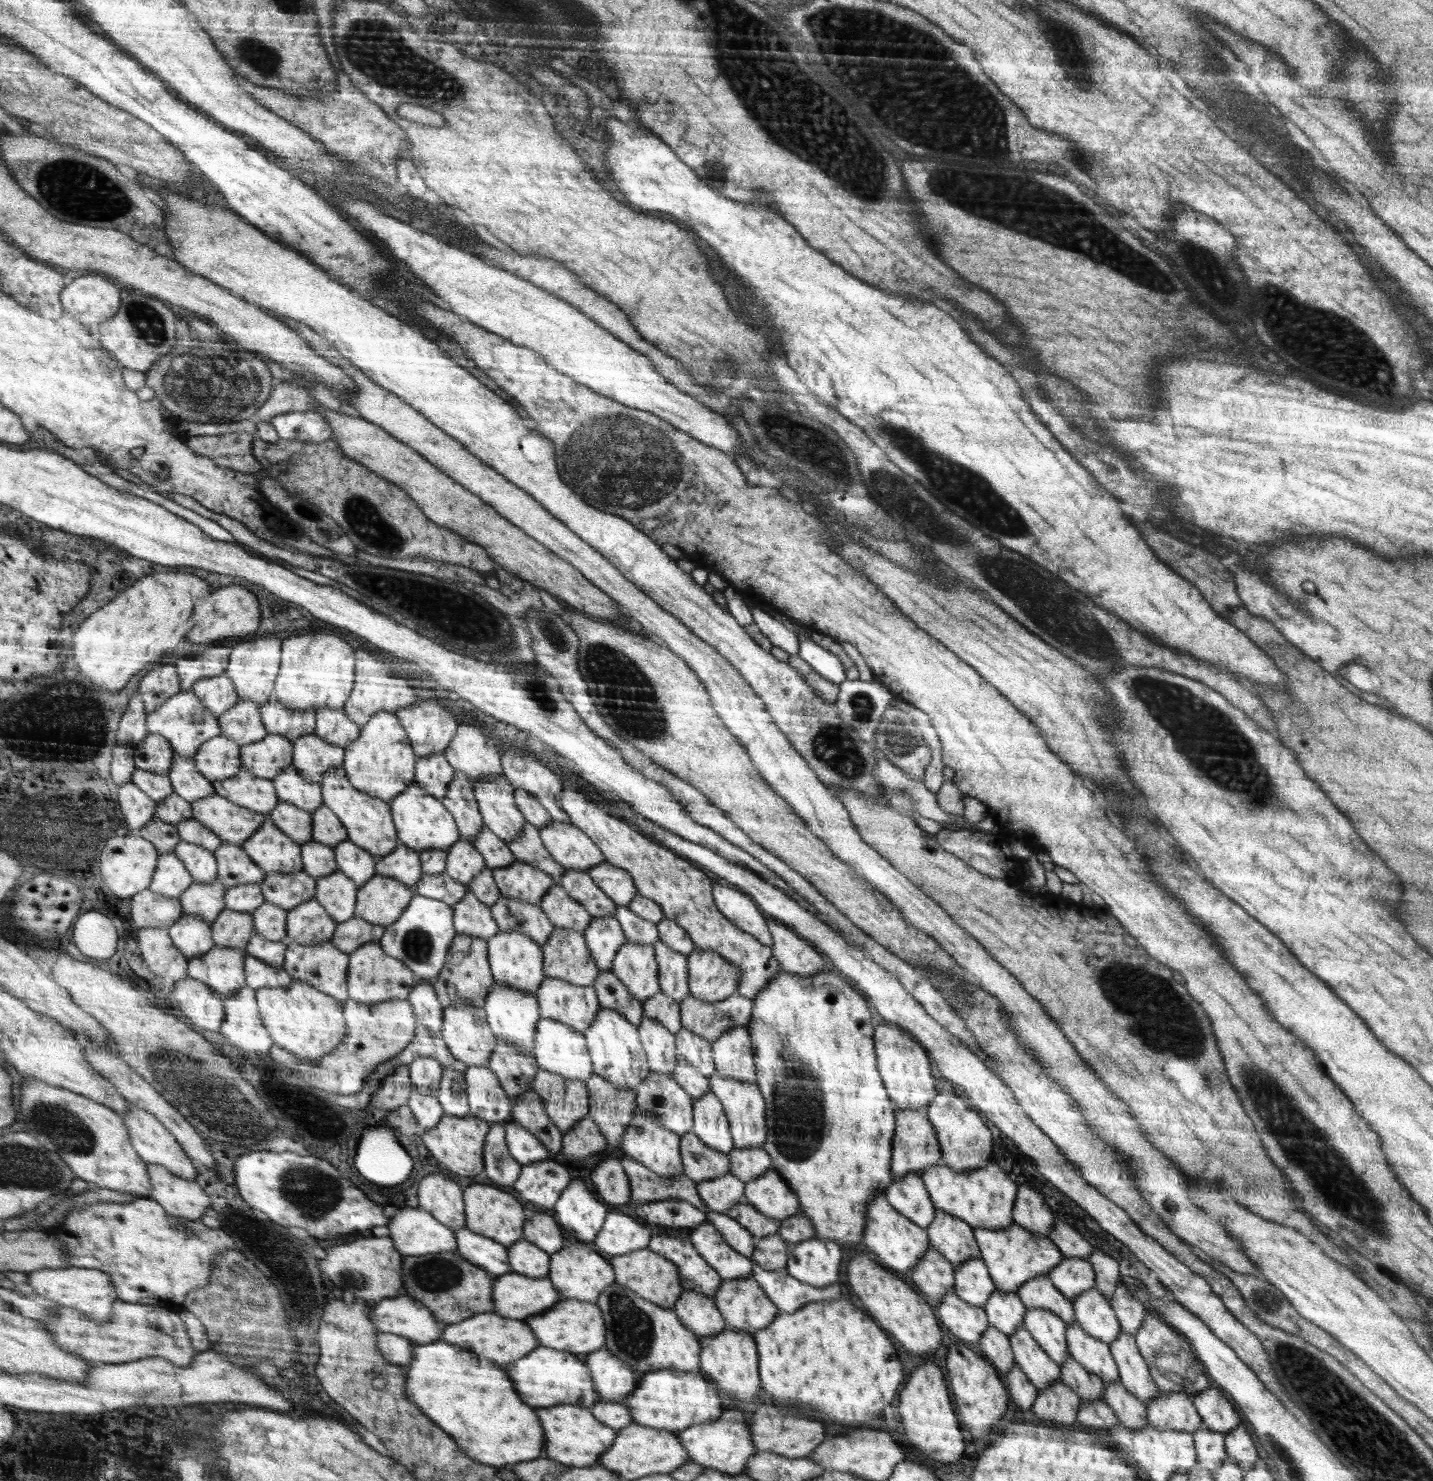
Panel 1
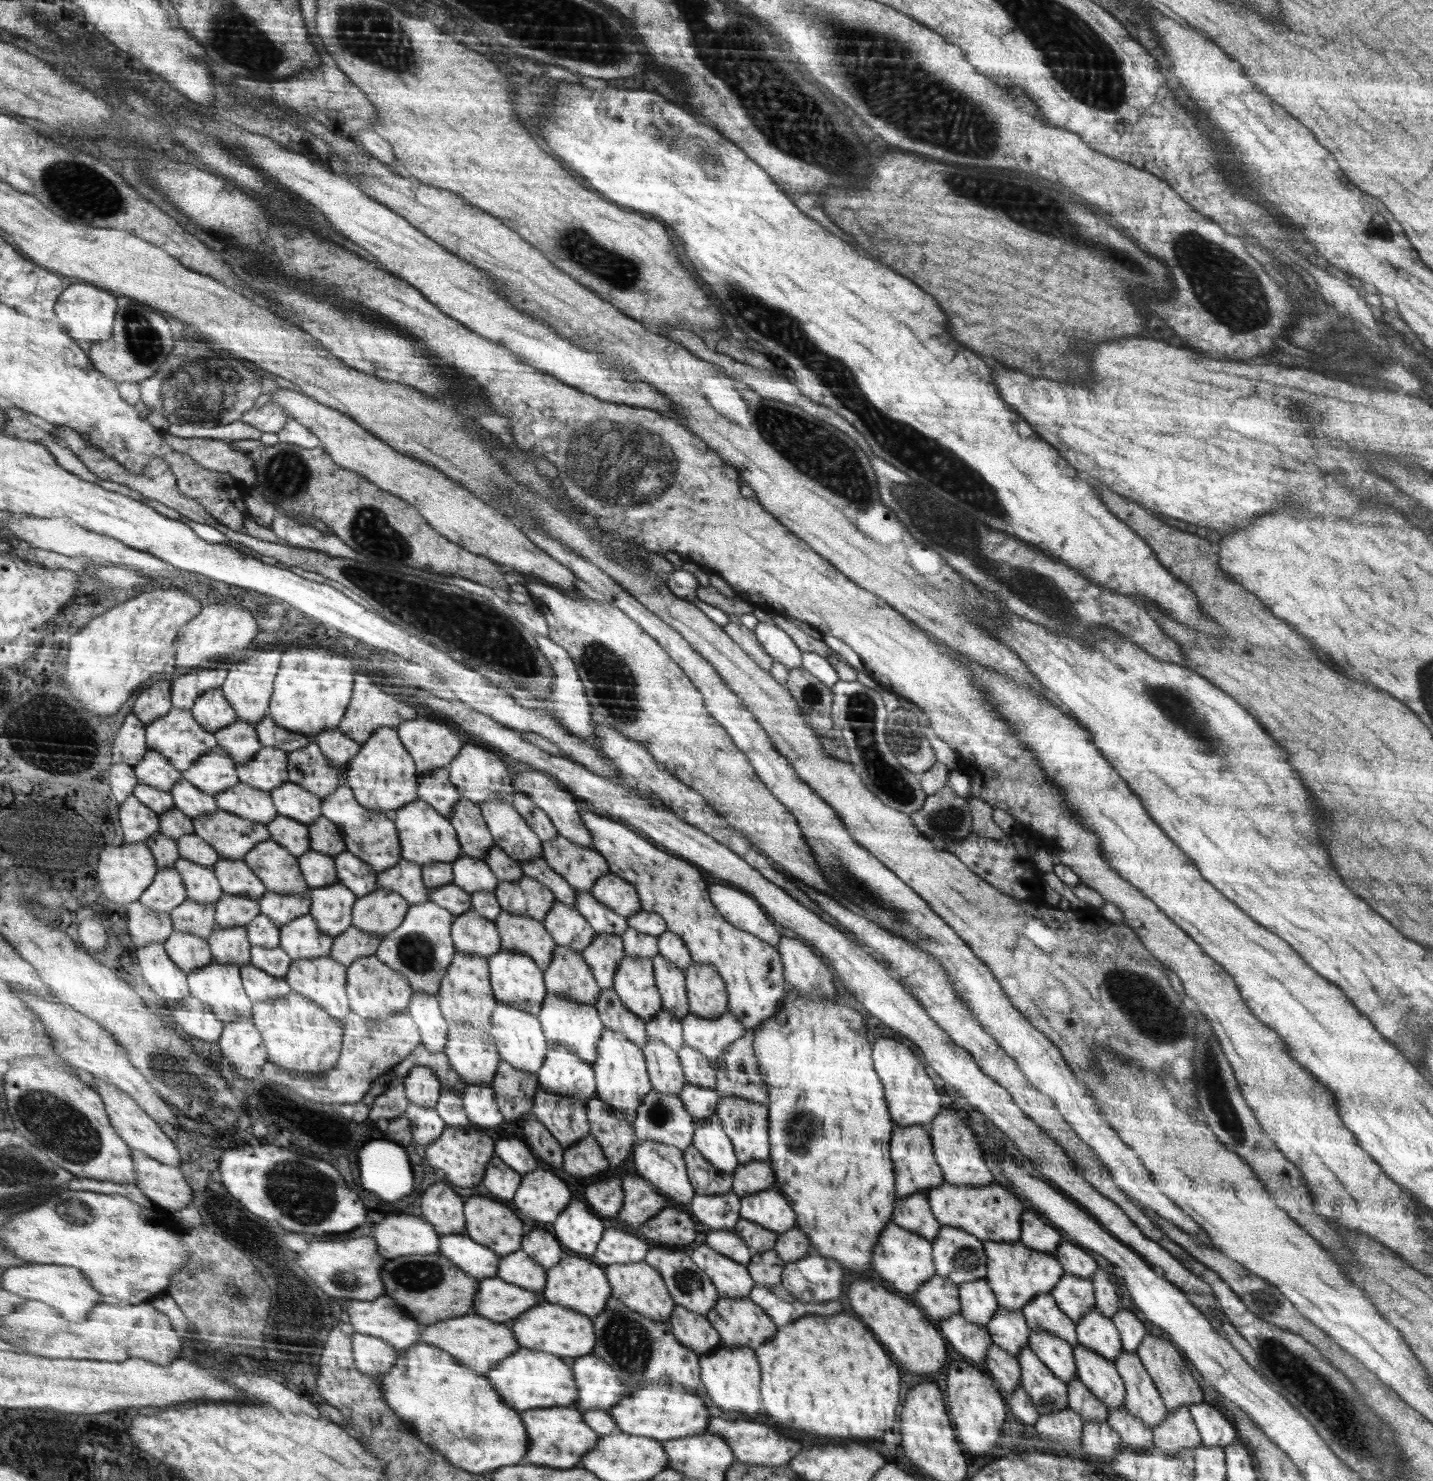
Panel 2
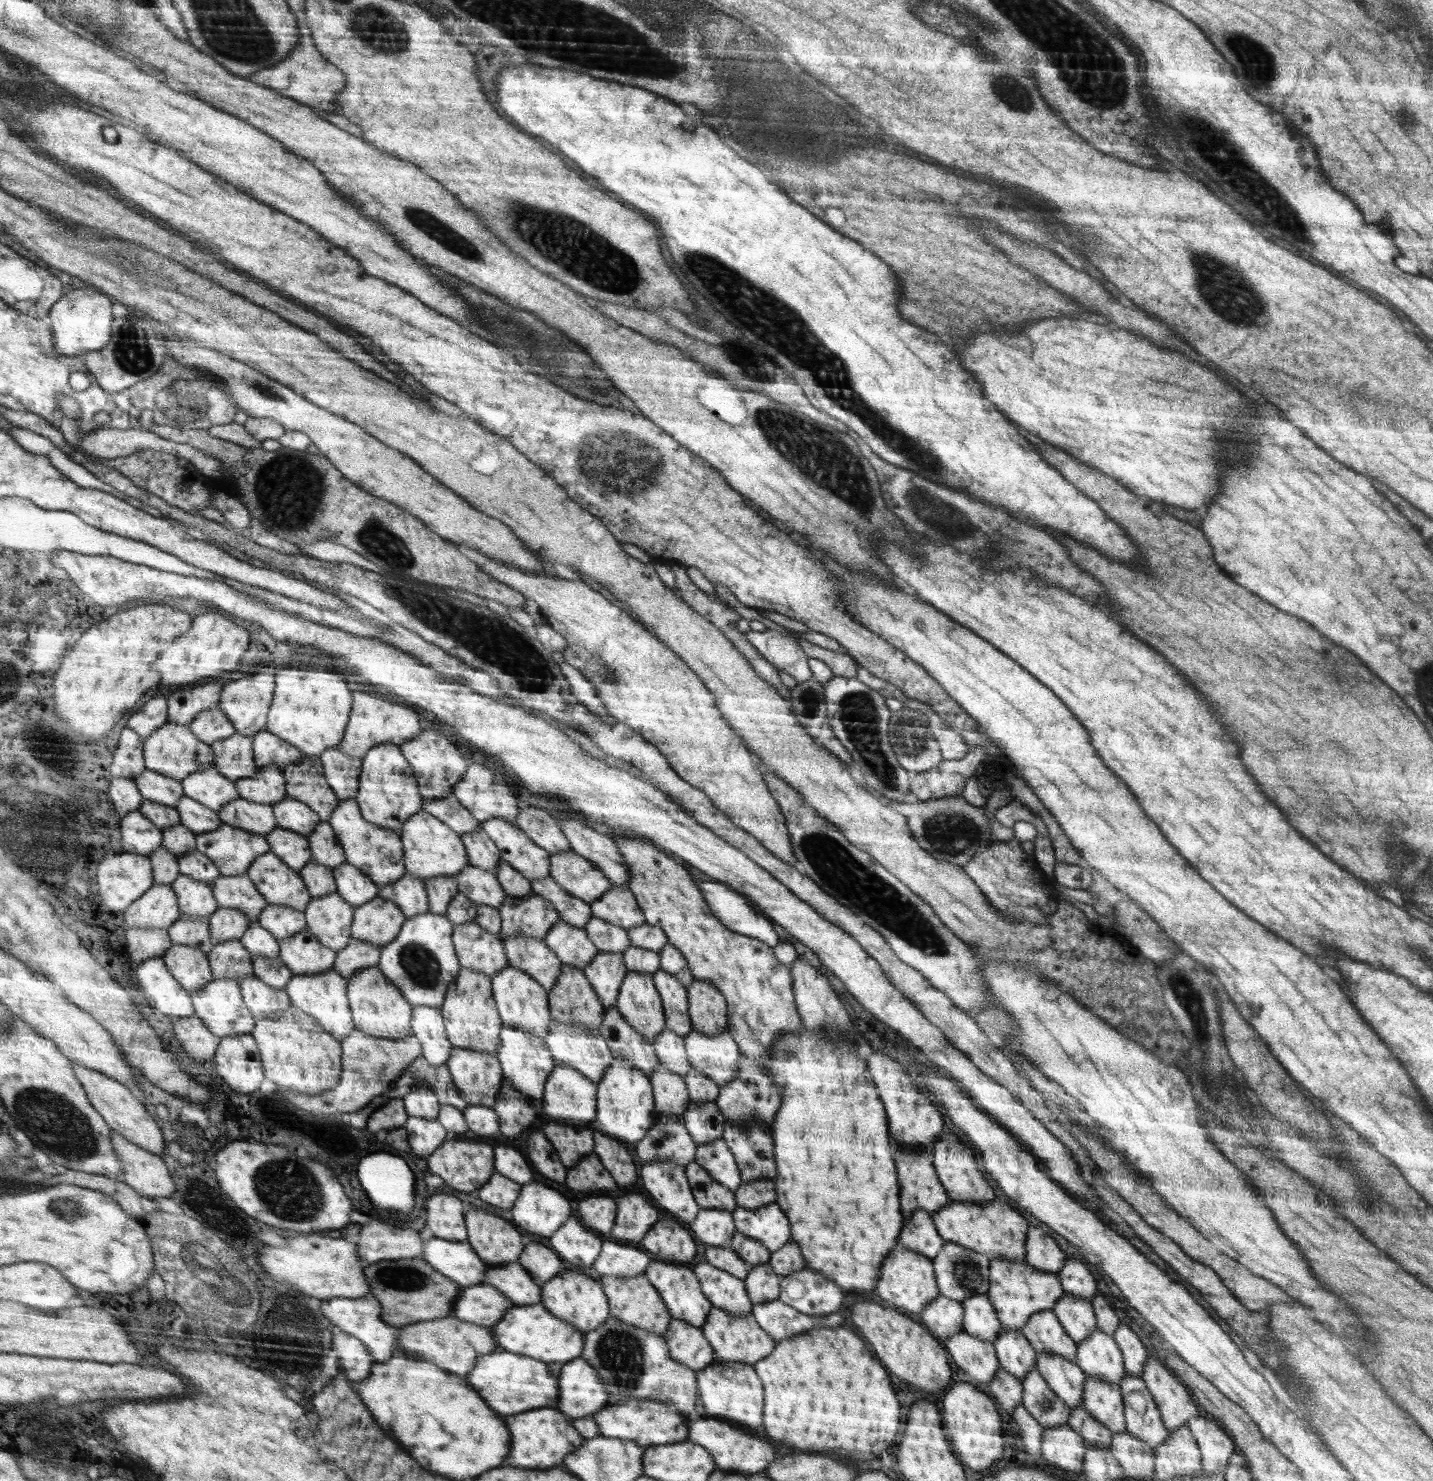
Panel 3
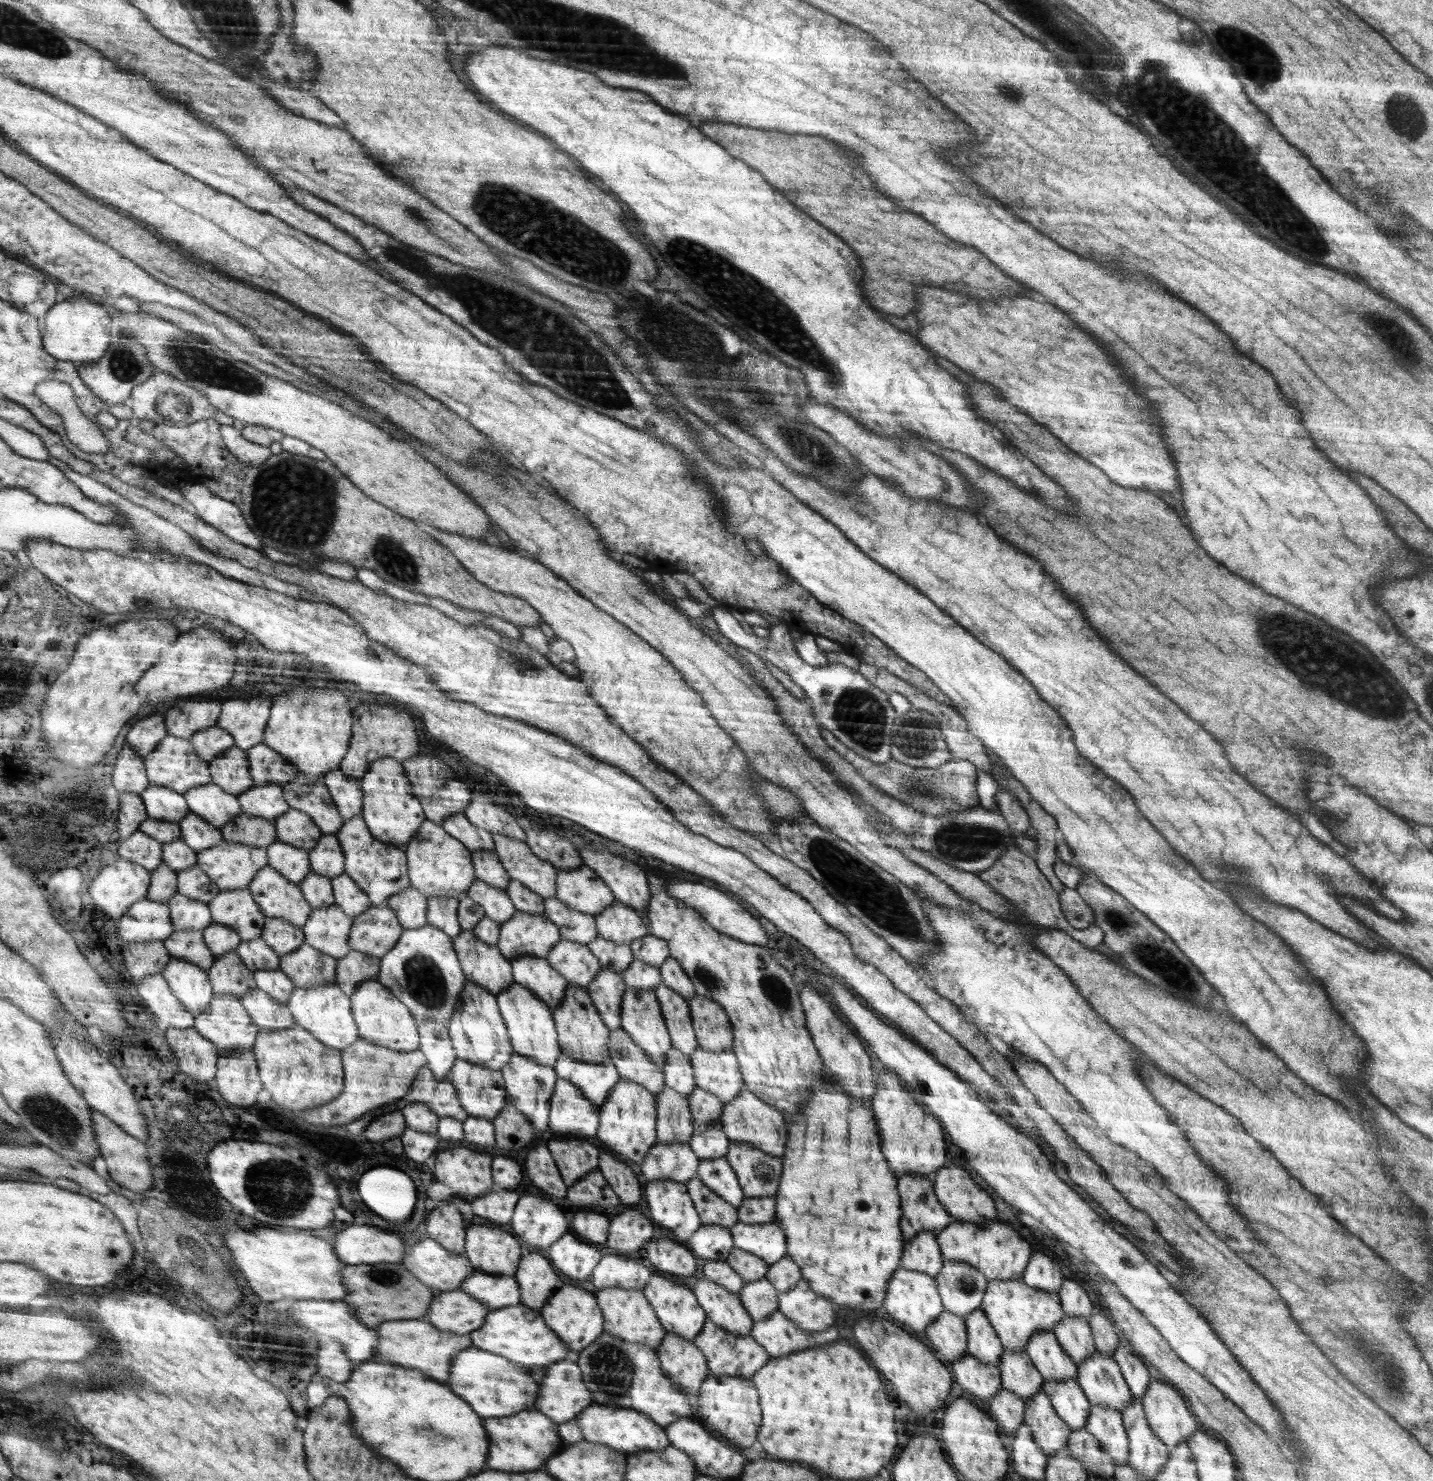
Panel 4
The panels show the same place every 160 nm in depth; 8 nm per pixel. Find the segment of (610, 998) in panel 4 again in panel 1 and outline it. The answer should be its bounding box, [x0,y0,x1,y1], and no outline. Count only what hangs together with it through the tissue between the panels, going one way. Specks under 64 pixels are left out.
[583,917,627,972]

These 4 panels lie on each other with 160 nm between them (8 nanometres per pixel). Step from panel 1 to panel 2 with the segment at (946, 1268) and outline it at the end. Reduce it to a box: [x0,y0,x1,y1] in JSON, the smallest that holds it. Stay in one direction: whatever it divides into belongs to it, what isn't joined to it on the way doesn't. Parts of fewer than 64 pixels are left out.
[914,1274,962,1325]

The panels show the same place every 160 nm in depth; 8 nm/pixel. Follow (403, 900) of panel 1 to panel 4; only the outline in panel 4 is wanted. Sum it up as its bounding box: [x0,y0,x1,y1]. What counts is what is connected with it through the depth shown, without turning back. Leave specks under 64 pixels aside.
[351,904,403,959]

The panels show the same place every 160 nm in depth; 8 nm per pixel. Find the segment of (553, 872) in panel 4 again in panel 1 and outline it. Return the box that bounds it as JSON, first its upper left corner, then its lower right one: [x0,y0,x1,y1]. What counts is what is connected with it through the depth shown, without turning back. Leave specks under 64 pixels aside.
[472,775,527,844]

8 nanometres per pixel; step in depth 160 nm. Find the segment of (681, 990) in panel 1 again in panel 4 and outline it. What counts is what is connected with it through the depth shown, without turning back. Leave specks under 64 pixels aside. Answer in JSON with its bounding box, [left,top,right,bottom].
[654,983,698,1058]

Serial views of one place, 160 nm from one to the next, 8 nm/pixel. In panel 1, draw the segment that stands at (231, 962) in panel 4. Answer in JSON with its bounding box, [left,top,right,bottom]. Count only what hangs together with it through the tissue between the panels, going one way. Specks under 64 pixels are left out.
[212,908,254,951]

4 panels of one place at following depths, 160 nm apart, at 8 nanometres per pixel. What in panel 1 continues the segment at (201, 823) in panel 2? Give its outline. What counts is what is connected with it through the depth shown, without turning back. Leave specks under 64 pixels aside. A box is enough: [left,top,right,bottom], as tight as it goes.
[193,792,268,846]

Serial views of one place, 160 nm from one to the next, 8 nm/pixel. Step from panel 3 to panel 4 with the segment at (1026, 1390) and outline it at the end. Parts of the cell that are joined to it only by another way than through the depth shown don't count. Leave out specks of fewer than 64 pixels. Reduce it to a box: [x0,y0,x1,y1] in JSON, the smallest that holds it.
[1024,1389,1071,1459]

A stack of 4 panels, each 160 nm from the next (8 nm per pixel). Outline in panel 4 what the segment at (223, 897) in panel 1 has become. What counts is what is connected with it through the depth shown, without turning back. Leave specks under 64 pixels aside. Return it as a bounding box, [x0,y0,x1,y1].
[165,930,218,971]

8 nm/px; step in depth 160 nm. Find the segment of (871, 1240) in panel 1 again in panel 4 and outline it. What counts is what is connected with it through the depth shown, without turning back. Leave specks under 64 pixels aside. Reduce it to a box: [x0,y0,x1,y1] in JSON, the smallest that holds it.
[884,1266,946,1336]

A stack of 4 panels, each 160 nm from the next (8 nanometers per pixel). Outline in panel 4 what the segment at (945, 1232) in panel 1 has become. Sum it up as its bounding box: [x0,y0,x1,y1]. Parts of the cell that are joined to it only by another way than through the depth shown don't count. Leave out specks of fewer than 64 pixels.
[935,1261,987,1319]

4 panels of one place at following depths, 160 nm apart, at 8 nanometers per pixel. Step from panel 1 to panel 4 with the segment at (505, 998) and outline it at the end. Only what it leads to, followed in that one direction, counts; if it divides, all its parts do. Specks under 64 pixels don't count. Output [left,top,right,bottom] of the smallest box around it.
[502,1053,558,1134]

